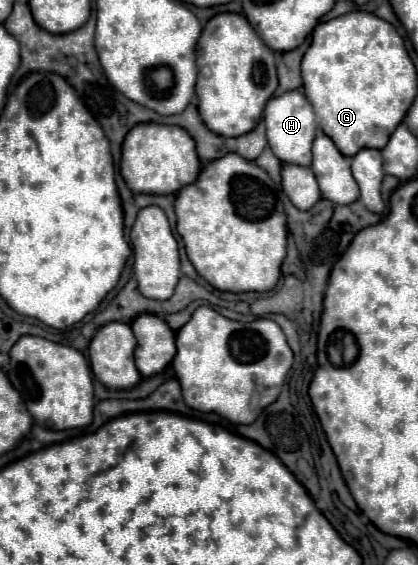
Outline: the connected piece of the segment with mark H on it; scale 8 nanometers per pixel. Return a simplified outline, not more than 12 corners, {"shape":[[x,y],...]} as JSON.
{"shape":[[300,89],[272,97],[266,137],[282,165],[310,165],[316,115]]}

